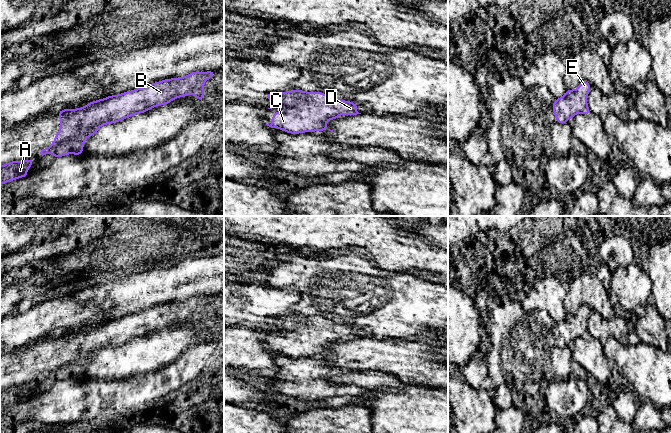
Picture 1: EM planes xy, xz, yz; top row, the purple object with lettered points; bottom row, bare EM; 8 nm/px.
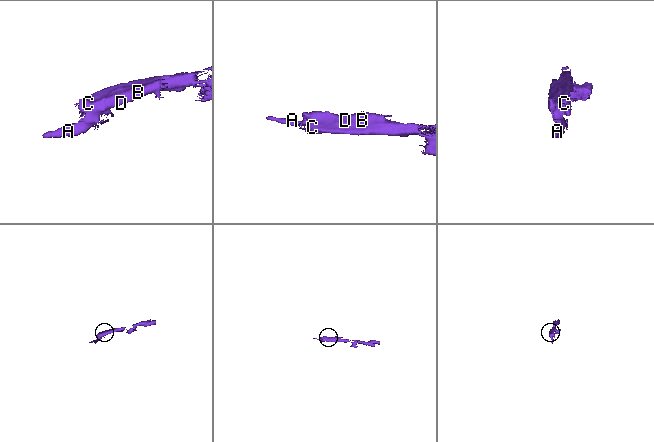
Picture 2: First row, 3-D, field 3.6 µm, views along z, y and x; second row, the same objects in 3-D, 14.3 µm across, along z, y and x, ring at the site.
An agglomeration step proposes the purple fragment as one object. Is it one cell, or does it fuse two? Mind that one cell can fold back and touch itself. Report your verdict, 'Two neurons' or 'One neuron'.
One neuron

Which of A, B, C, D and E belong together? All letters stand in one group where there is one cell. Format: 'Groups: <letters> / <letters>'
Groups: A B C D E

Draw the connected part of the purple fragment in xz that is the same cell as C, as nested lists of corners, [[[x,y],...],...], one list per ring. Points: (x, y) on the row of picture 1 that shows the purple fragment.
[[[293,89],[281,93],[266,93],[266,99],[275,102],[276,109],[283,109],[282,112],[272,114],[273,123],[266,125],[290,134],[325,131],[328,129],[326,122],[339,118],[340,114],[361,114],[357,111],[357,104],[338,100],[318,91]]]

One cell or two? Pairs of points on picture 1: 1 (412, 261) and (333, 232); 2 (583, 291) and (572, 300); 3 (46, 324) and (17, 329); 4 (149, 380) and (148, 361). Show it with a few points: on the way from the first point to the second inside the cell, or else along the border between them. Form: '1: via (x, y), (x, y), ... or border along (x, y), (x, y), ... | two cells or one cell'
1: via (392, 246), (375, 232), (353, 232) | one cell
2: via (580, 293), (575, 298) | one cell
3: via (39, 324), (24, 329) | one cell
4: border along (159, 369), (153, 372), (138, 373), (126, 378) | two cells

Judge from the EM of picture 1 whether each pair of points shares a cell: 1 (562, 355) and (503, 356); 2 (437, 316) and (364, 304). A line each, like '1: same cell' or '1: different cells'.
1: same cell
2: same cell

